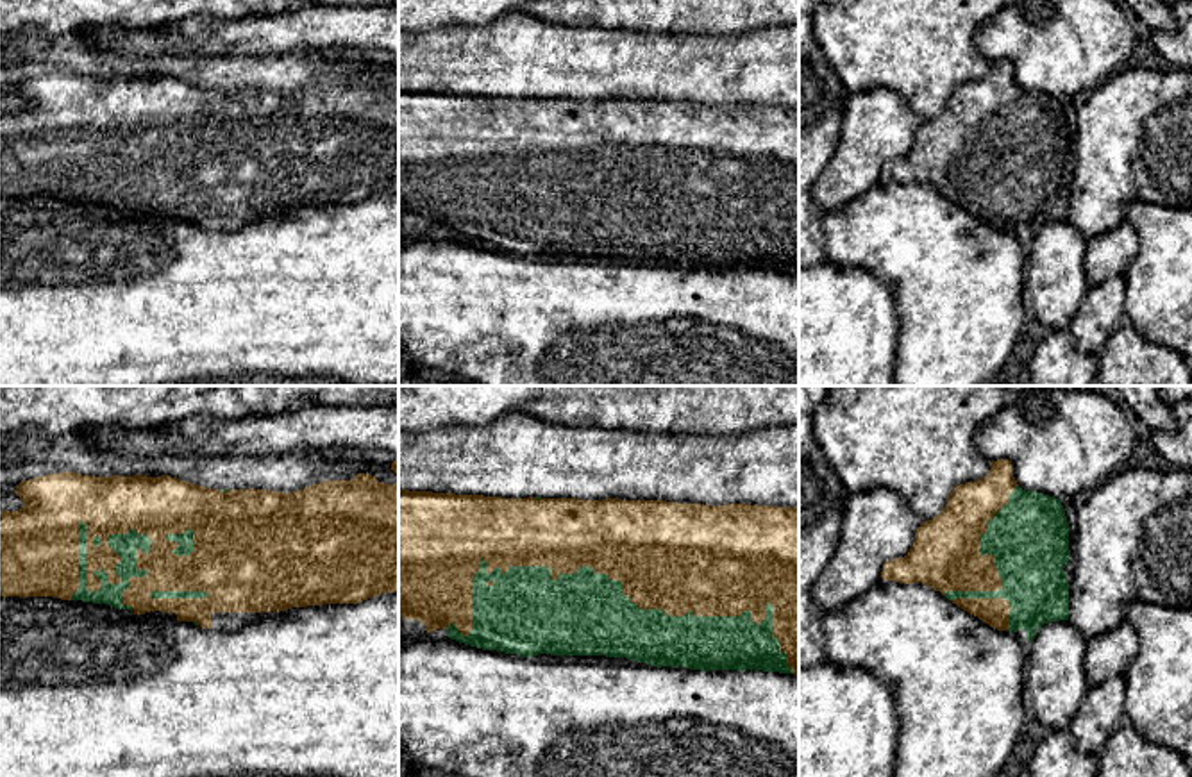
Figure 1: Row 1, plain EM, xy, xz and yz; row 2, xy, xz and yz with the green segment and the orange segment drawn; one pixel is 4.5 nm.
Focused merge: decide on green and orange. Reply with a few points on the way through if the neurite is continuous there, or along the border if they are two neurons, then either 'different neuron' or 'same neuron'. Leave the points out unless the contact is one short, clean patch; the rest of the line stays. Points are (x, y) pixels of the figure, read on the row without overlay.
same neuron

